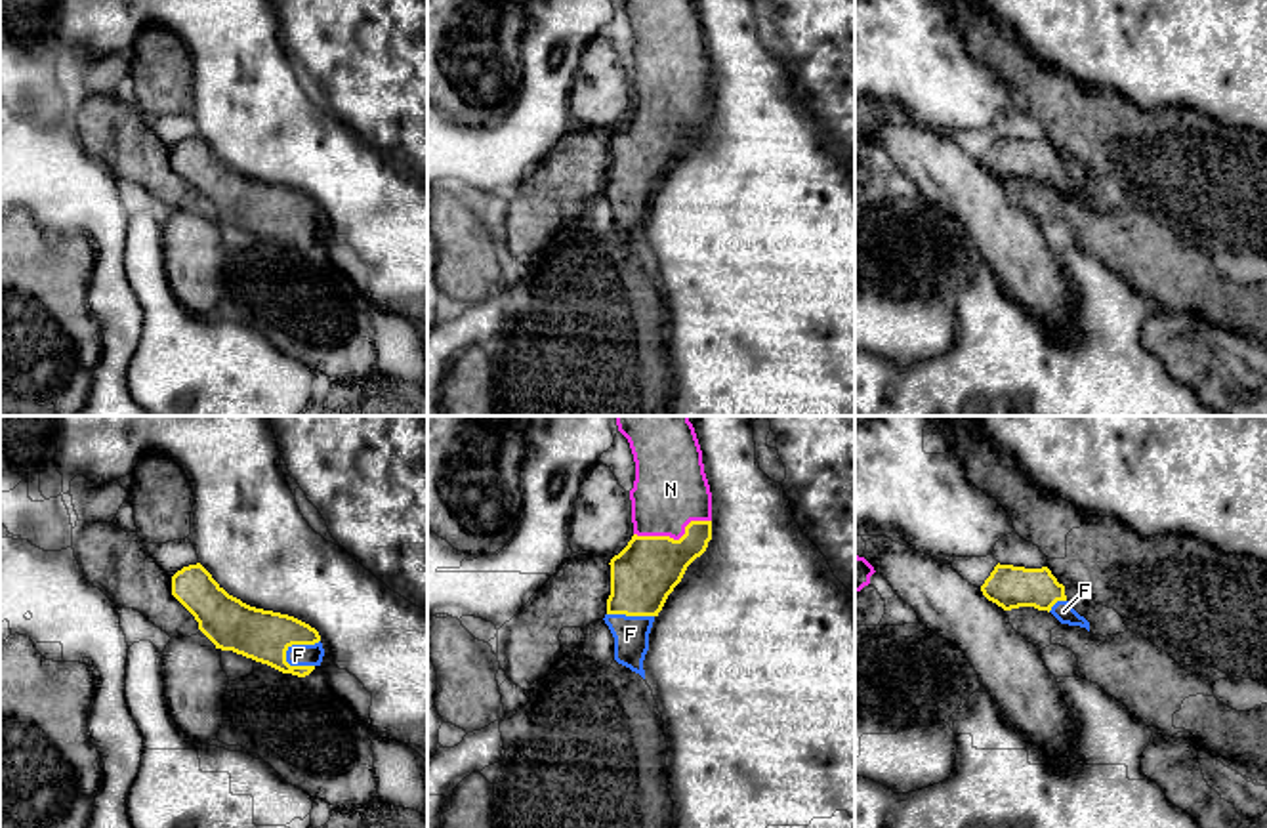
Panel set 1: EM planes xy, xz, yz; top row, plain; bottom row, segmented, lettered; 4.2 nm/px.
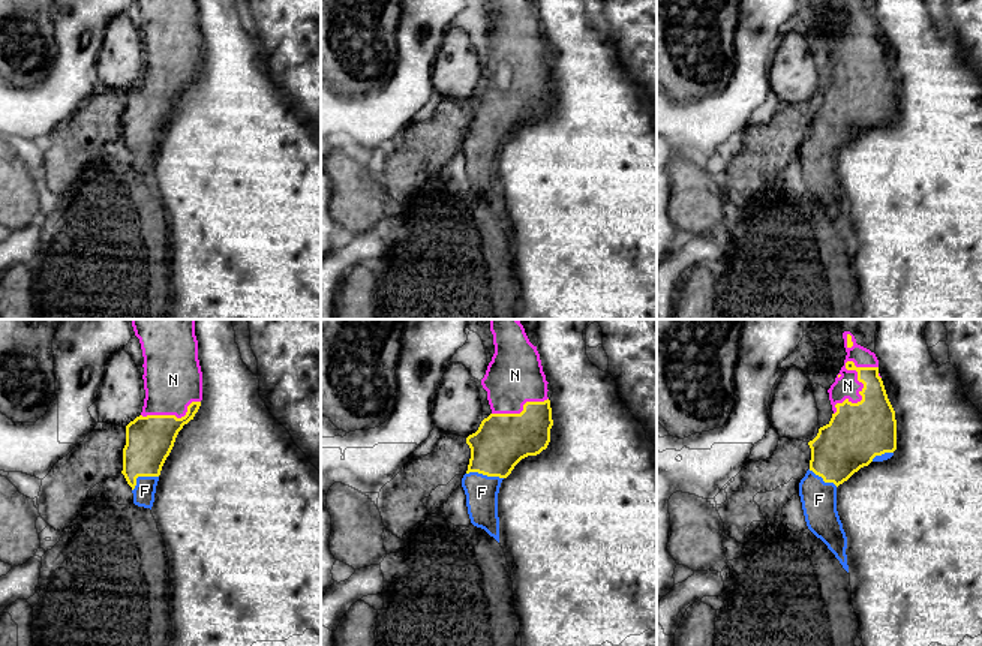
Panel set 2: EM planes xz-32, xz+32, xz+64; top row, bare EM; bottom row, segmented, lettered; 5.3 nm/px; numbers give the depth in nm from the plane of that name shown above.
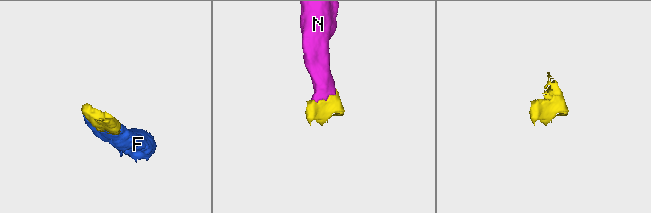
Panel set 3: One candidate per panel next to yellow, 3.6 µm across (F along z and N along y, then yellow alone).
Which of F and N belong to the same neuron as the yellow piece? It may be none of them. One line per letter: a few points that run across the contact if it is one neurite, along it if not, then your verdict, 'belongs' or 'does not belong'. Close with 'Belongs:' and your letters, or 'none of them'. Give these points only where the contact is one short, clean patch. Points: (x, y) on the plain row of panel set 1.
F: belongs
N: belongs
Belongs: F, N

